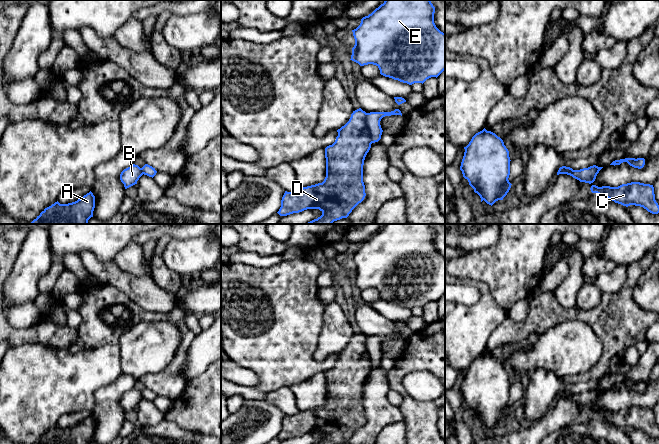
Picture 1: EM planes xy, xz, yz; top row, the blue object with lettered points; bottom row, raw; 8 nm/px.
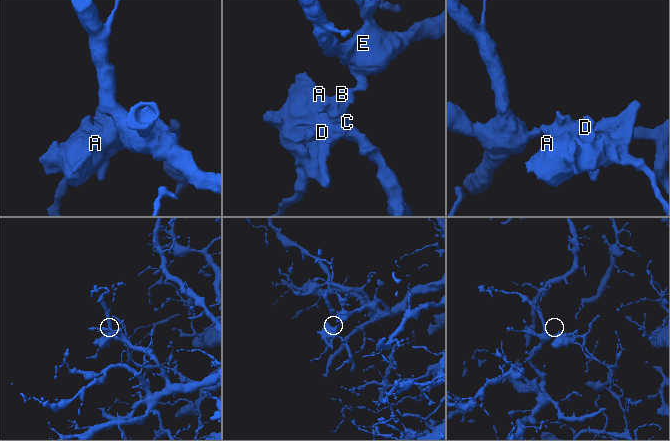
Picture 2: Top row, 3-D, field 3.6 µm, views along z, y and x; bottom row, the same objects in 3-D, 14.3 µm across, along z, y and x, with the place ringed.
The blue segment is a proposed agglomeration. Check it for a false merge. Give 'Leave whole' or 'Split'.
Split

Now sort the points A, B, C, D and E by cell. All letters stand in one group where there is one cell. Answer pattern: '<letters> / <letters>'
A B C D / E

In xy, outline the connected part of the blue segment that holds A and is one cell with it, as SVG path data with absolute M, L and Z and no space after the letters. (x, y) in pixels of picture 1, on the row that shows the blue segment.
M90 191L75 202L60 204L58 201L45 208L30 224L88 224L93 217L95 196Z

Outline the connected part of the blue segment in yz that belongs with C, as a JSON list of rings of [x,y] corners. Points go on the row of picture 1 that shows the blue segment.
[[[640,182],[622,184],[618,187],[592,185],[590,190],[623,206],[635,205],[643,207],[652,214],[659,213],[653,185]]]

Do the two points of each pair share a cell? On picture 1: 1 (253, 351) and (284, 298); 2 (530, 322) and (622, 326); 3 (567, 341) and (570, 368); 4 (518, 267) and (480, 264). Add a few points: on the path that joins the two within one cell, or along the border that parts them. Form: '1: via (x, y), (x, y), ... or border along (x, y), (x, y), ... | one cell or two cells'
1: via (262, 338), (276, 323), (276, 311) | one cell
2: via (553, 315), (585, 315), (599, 318) | one cell
3: via (570, 348), (570, 361) | one cell
4: via (509, 267), (489, 265) | one cell

